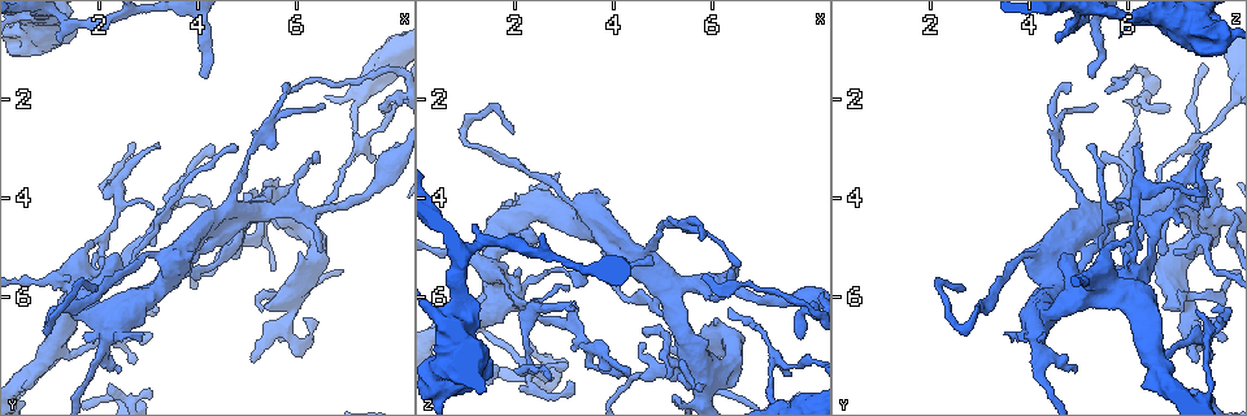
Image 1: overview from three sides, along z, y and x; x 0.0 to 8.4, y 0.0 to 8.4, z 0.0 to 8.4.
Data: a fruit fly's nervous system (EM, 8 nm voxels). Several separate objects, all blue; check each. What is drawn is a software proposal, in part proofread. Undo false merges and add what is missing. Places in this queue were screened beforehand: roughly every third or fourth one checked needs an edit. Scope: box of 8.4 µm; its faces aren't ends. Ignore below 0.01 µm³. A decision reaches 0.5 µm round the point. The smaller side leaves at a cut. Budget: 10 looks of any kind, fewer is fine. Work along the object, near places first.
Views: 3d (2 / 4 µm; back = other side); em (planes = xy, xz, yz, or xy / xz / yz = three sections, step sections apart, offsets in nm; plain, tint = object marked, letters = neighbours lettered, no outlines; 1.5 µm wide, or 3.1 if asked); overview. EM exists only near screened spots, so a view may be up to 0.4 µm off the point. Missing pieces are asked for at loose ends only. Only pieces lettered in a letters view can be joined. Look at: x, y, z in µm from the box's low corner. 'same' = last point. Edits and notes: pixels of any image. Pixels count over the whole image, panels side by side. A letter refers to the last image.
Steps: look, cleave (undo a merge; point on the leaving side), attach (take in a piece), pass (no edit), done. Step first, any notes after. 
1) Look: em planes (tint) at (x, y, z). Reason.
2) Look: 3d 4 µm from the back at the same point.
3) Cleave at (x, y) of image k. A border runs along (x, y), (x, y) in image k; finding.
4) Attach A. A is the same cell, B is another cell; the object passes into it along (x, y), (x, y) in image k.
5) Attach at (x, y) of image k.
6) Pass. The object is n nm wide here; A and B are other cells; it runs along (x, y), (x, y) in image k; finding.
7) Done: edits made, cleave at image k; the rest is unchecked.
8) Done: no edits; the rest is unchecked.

Look: em planes (letters) at (3.30, 3.00, 6.10). Tapers out.

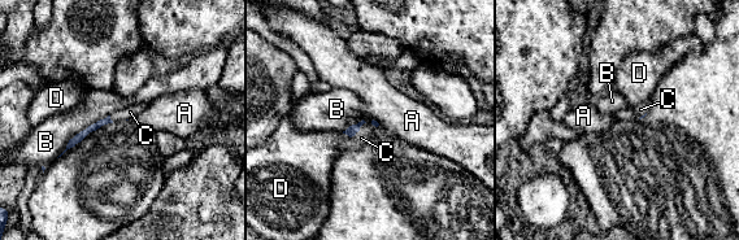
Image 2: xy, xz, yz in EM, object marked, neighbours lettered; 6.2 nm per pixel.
Attach C. C is the same cell, A, B and D are other cells; the object passes into it along (352, 130), (359, 130), (363, 136) in image 2; the cell continues.

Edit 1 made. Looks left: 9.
Look: em planes (letters) at (1.20, 0.75, 4.55). Branch stops here.

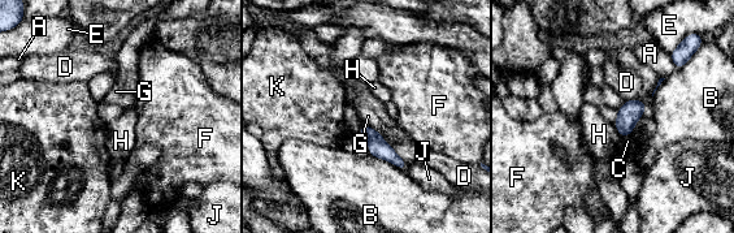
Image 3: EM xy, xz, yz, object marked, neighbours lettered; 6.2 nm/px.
Pass. The object is 90 nm wide here; A, B, C, D, E, F, G, H, J and K are other cells; a border runs along (643, 113), (632, 133) in image 3; none of them fits.

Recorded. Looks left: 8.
Look: em yz step 4 (letters) at (7.85, 2.05, 6.30). Sharp bend.

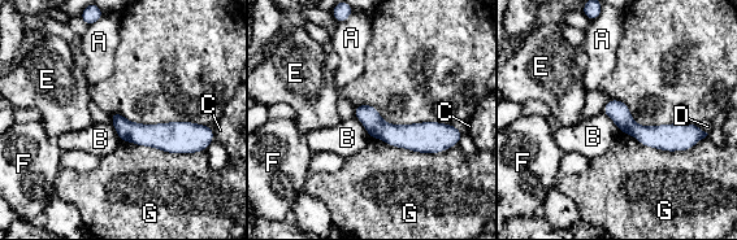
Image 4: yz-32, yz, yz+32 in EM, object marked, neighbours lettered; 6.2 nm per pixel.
Pass. The object is 120 nm wide here; the longest contact is with G, 550 nm; A, B, C, D, E, F and G are other cells; all the same cell.

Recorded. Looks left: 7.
Look: em planes (letters) at (2.10, 7.05, 4.10). Calibre changes.

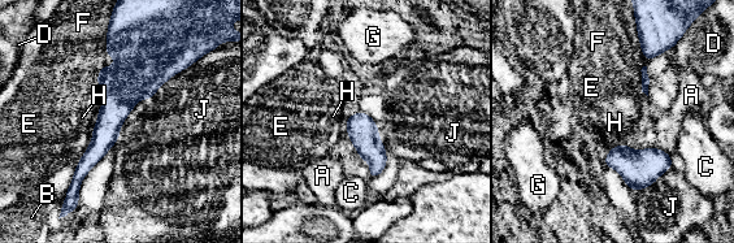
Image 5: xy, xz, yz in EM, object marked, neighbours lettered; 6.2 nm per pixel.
Pass. The longest contact is with J, 340 nm; A, B, C, D, E, F, G, H and J are other cells; it runs along (111, 42), (122, 95), (75, 185) in image 5; continuous, no second cell.

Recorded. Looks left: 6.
Done: edits made, attach at image 2; the rest is unchecked.

